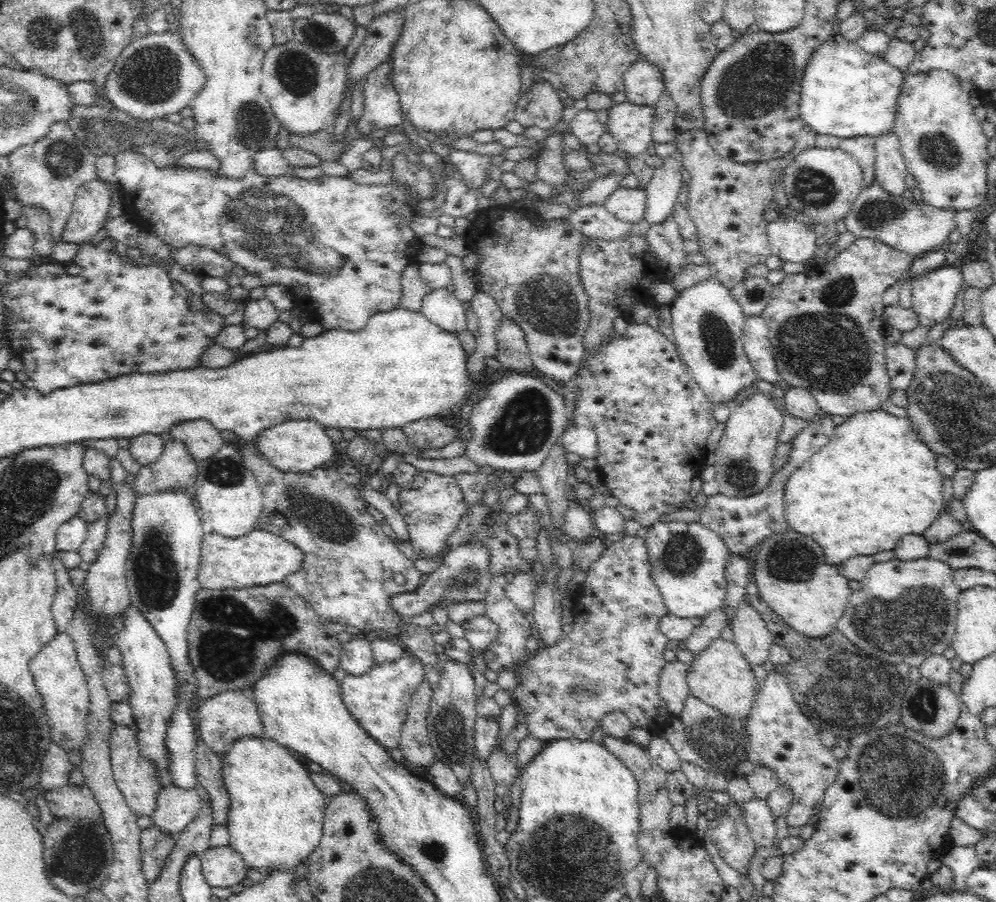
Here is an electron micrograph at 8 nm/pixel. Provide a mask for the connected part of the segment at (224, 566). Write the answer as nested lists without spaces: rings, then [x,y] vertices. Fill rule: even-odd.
[[[255,529],[239,538],[225,538],[206,531],[202,540],[196,579],[202,590],[263,587],[281,583],[285,576],[300,570],[300,564],[302,564],[302,551],[296,545],[270,532]]]

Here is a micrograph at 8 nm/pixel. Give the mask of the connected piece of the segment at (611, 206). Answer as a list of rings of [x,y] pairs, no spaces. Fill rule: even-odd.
[[[618,187],[606,197],[604,208],[616,219],[633,225],[644,218],[644,192],[645,189]]]

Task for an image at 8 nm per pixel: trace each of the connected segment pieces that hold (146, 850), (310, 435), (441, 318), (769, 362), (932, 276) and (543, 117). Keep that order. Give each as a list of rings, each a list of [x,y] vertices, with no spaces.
[[[153,824],[141,832],[140,850],[143,873],[150,884],[158,878],[174,847],[174,837]]]
[[[286,420],[280,424],[260,430],[252,443],[261,458],[283,474],[304,474],[319,468],[323,462],[332,463],[334,443],[316,420]]]
[[[445,288],[431,289],[422,296],[421,313],[432,324],[437,324],[446,332],[458,333],[466,326],[466,305]]]
[[[761,316],[747,317],[742,330],[743,347],[757,377],[776,386],[781,378],[770,350],[767,320]]]
[[[946,265],[925,273],[920,278],[915,278],[911,290],[911,308],[917,314],[919,324],[922,326],[935,325],[947,318],[954,306],[954,300],[962,282],[963,275],[959,265]]]
[[[540,80],[533,82],[526,92],[522,93],[515,110],[515,121],[519,122],[523,127],[529,128],[537,126],[541,128],[551,128],[562,119],[565,106],[558,97],[556,89],[552,83]]]

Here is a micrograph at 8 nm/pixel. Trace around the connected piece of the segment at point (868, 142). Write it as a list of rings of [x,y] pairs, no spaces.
[[[860,136],[840,139],[839,147],[851,154],[863,172],[863,189],[874,182],[875,178],[875,138]]]

